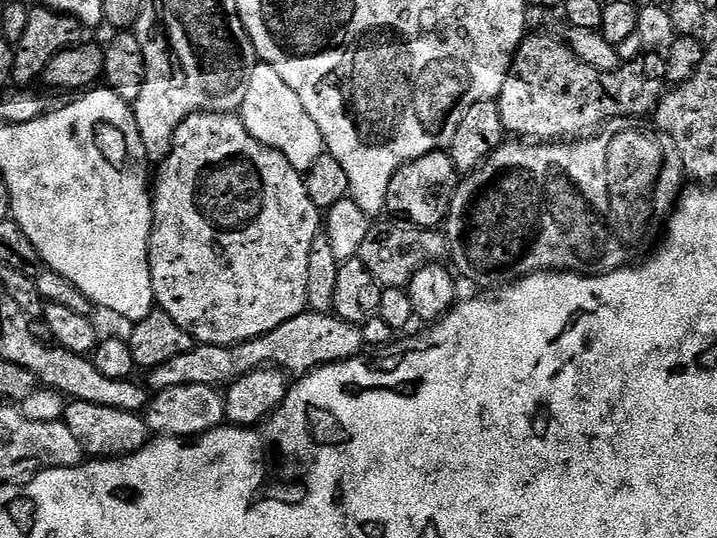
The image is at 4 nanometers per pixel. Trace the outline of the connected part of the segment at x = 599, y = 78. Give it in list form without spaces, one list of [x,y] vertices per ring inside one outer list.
[[[536,32],[525,35],[518,46],[516,57],[512,59],[512,65],[508,71],[506,82],[502,86],[498,103],[505,133],[516,138],[527,138],[532,142],[564,142],[569,138],[580,138],[585,134],[592,134],[610,120],[617,116],[626,116],[633,111],[632,107],[640,100],[640,92],[661,91],[660,80],[648,73],[644,64],[628,64],[615,73],[604,74],[594,70],[584,60],[574,54],[571,43],[567,39],[559,40],[548,32]]]

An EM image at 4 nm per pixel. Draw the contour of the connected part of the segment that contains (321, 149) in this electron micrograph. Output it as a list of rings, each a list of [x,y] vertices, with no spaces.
[[[258,62],[250,74],[250,86],[246,86],[246,98],[242,102],[239,113],[240,121],[246,130],[260,142],[278,150],[292,166],[302,174],[307,174],[310,166],[325,155],[326,149],[322,130],[318,130],[318,122],[310,118],[306,106],[302,106],[302,98],[282,82],[278,70],[274,66]]]

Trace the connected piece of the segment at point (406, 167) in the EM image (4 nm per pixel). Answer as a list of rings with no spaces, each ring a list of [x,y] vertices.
[[[433,150],[420,158],[409,160],[390,178],[386,208],[393,217],[403,218],[420,228],[436,230],[448,219],[450,202],[456,193],[458,173],[451,155]]]

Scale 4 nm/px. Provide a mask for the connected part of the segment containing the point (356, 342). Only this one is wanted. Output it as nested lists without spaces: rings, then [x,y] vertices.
[[[305,310],[290,318],[290,322],[282,322],[282,326],[270,330],[270,334],[262,334],[241,344],[196,344],[186,350],[186,354],[178,354],[165,364],[152,365],[146,384],[153,393],[168,390],[170,386],[190,384],[216,388],[233,384],[238,378],[250,374],[250,370],[265,366],[283,368],[288,374],[303,374],[314,371],[321,364],[350,360],[361,355],[364,347],[364,334],[357,325],[346,322],[332,312]]]

